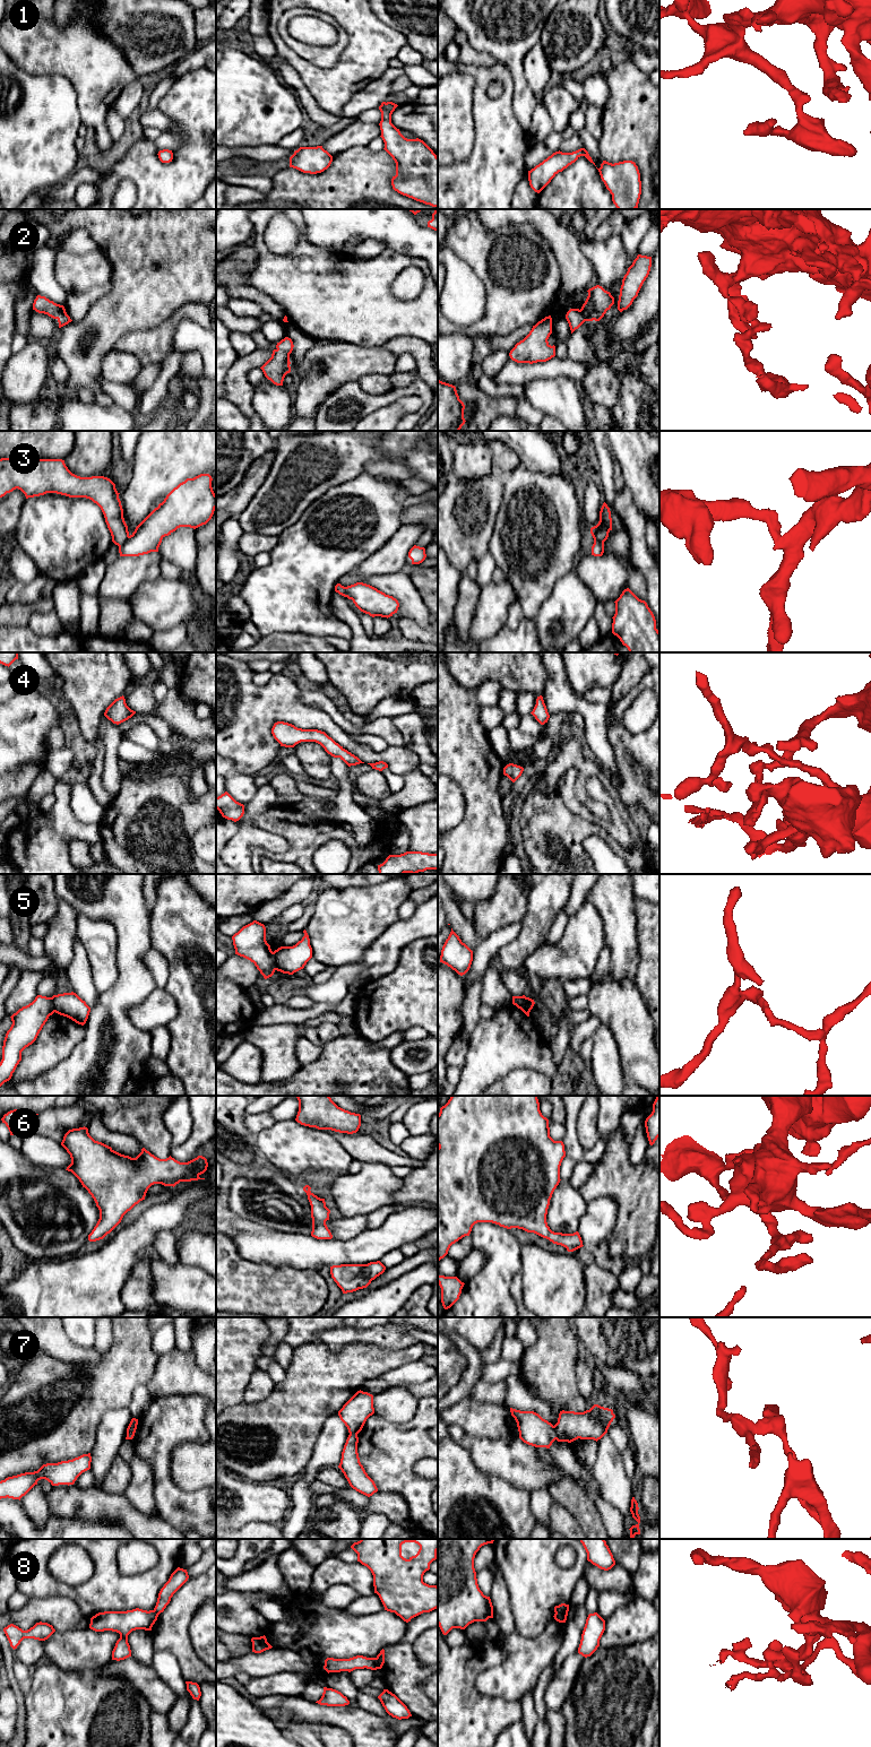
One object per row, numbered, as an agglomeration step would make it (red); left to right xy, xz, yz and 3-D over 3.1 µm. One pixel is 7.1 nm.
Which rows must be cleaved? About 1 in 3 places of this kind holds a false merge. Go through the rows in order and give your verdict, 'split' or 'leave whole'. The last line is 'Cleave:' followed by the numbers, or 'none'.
1: leave whole
2: leave whole
3: split
4: leave whole
5: split
6: leave whole
7: split
8: split
Cleave: 3, 5, 7, 8

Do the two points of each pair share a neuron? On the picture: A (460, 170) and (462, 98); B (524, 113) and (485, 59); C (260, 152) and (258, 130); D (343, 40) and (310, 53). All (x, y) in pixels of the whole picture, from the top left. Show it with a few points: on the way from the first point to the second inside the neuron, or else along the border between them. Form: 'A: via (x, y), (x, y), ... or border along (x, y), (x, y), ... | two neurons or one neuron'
A: border along (475, 138), (472, 153), (449, 165) | two neurons
B: border along (472, 46), (477, 51), (490, 53), (497, 59) | two neurons
C: border along (276, 144), (233, 148) | two neurons
D: via (336, 48), (330, 53), (318, 53) | one neuron

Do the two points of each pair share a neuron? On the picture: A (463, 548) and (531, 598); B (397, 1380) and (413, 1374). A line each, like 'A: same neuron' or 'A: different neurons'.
A: different neurons
B: same neuron

